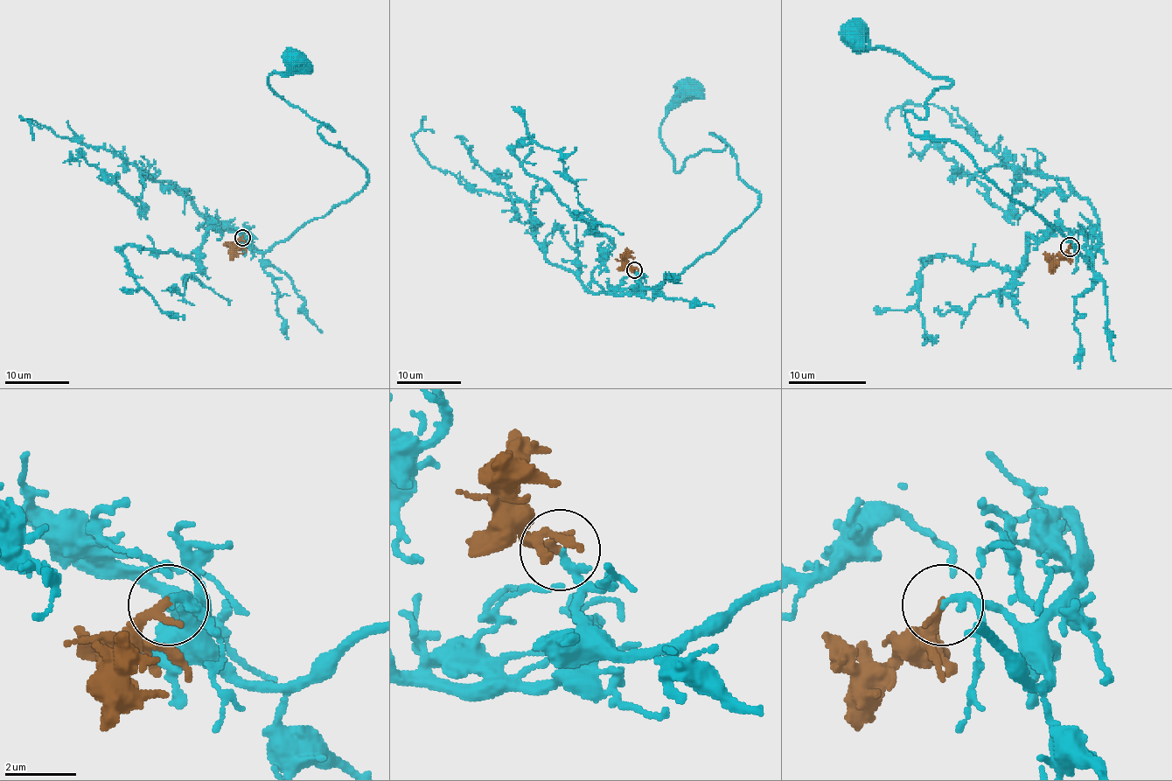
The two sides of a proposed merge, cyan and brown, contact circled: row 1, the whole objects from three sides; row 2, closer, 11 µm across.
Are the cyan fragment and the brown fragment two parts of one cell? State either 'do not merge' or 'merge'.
merge

